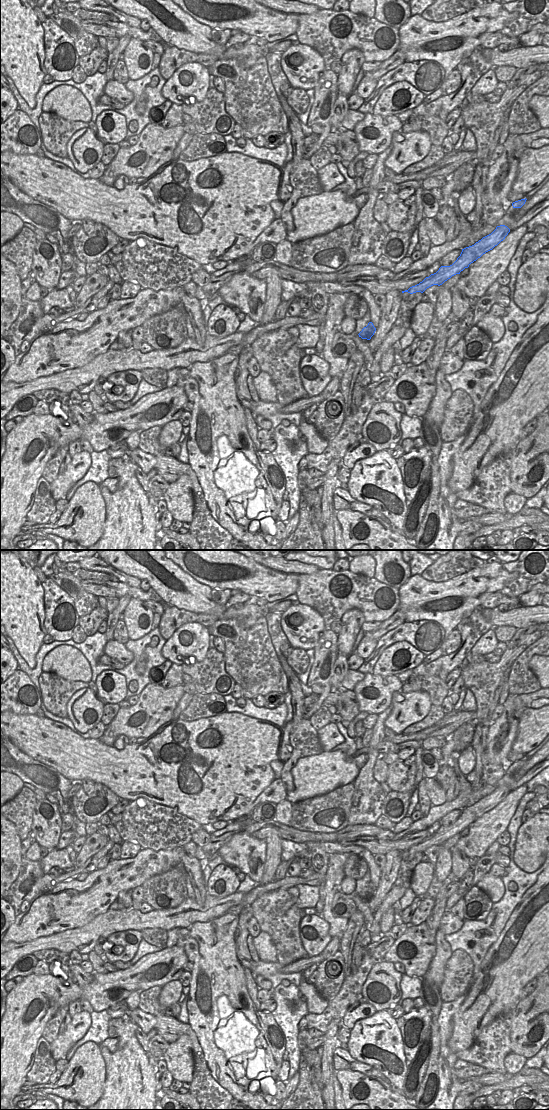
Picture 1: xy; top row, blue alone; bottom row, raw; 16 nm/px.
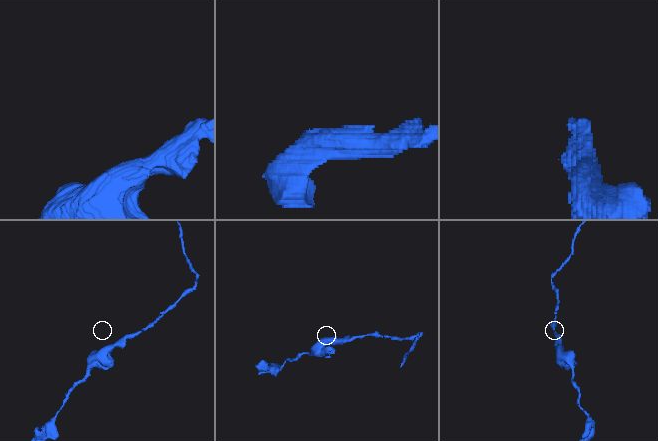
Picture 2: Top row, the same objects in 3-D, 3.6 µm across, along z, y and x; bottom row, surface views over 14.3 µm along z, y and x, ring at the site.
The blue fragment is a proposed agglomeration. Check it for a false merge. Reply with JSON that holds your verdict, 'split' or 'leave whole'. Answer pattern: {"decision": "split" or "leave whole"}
{"decision": "leave whole"}

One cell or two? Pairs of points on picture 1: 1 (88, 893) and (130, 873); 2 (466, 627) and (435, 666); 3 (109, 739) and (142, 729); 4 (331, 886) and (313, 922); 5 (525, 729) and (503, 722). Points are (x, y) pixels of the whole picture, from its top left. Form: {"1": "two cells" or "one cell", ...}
{"1": "one cell", "2": "one cell", "3": "one cell", "4": "two cells", "5": "two cells"}

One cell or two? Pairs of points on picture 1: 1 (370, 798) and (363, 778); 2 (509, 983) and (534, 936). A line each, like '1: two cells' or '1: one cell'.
1: one cell
2: one cell

